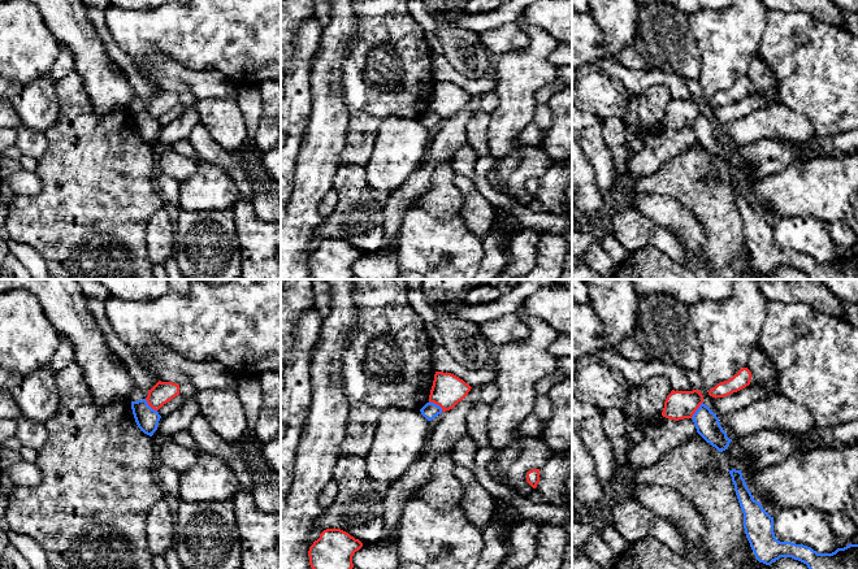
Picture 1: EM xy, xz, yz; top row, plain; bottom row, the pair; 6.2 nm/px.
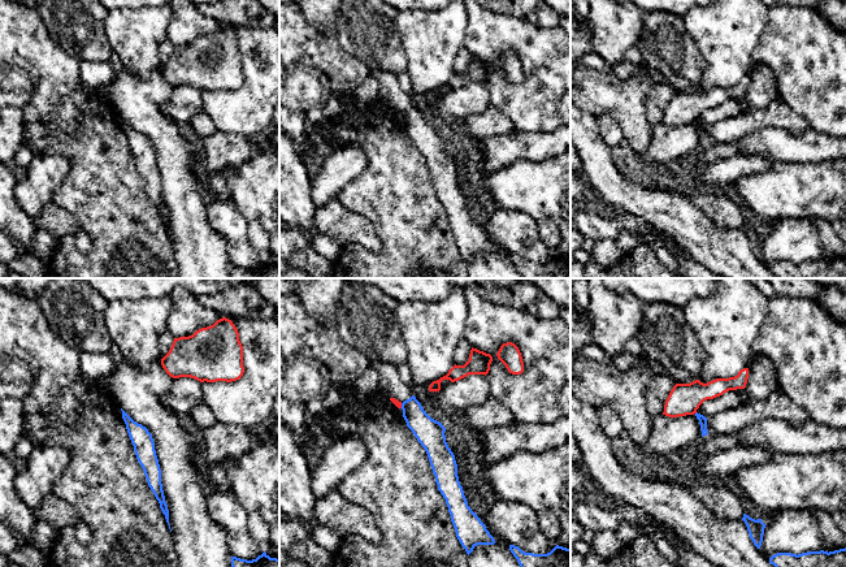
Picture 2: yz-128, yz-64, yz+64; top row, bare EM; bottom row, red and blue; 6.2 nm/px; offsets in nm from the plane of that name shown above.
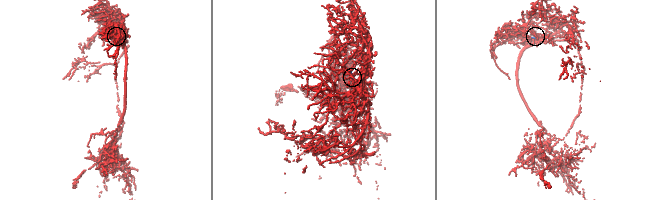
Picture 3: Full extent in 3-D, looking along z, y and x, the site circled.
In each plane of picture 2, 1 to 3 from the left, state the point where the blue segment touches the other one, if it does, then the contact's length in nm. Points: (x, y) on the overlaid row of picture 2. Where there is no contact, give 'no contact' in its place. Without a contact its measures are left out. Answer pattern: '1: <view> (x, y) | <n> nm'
1: no contact
2: yz-64 (400, 406) | 30 nm
3: no contact

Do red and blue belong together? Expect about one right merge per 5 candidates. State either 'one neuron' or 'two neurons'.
two neurons

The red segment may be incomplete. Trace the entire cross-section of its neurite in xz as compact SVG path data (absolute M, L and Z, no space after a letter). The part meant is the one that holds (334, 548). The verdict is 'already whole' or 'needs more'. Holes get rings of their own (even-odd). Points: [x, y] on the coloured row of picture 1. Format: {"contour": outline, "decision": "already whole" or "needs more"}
{"contour": "M326 529L309 547L312 569L352 569L352 556L363 547L359 539L341 529Z", "decision": "already whole"}

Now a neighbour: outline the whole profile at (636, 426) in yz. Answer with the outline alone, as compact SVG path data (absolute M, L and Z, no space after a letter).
M642 413L637 417L627 417L627 438L630 443L644 440L649 420Z

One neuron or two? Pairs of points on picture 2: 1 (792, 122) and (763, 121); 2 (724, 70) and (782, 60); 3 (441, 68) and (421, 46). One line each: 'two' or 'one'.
1: one
2: two
3: one

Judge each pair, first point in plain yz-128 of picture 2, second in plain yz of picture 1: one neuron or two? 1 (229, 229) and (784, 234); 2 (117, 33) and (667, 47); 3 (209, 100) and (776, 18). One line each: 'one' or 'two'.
1: one
2: two
3: one

